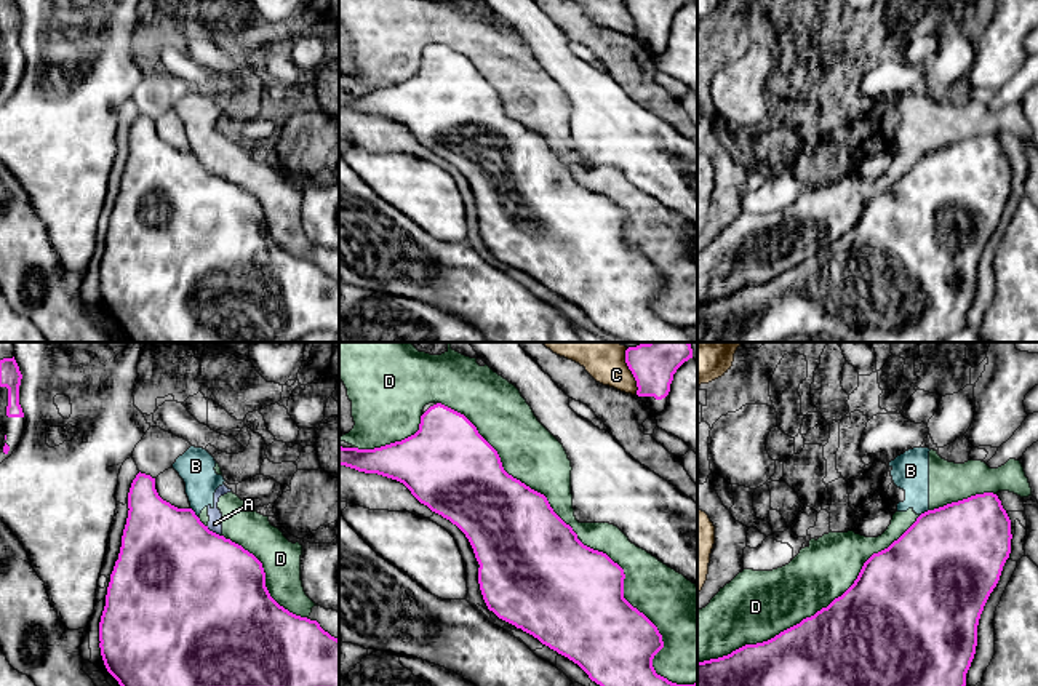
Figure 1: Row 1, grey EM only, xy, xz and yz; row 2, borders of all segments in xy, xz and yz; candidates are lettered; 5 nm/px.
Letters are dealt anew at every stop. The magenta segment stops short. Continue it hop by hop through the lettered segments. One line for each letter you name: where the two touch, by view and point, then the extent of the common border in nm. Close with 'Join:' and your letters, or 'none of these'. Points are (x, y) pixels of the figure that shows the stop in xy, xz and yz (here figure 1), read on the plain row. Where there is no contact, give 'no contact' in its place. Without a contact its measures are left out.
Join: none of these

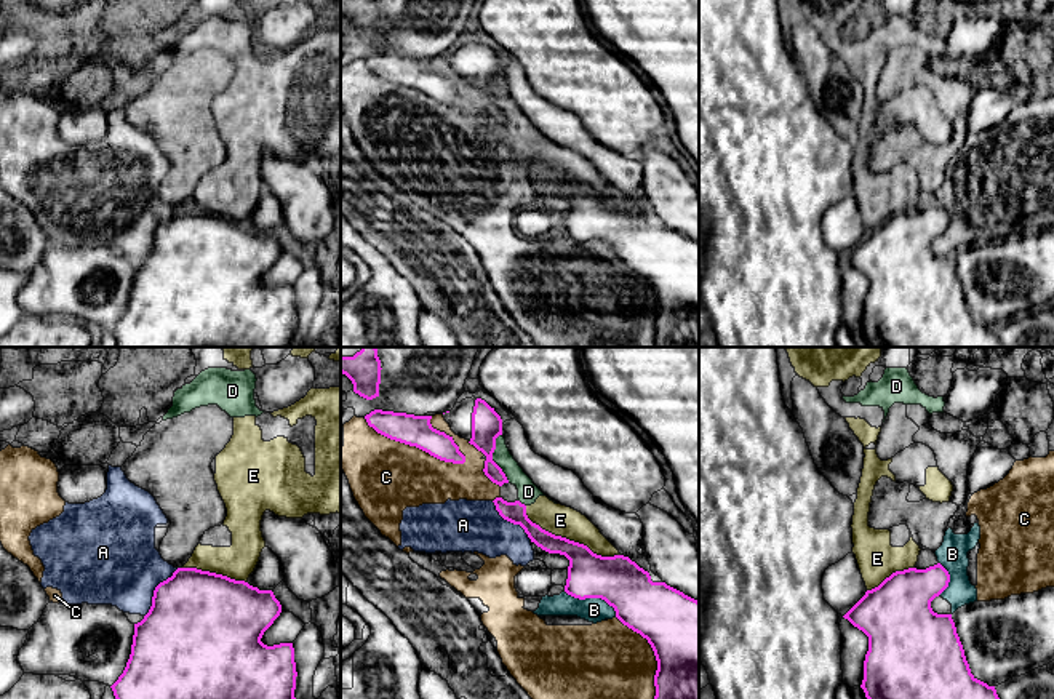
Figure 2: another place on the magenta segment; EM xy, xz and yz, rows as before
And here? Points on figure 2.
Join: none of these

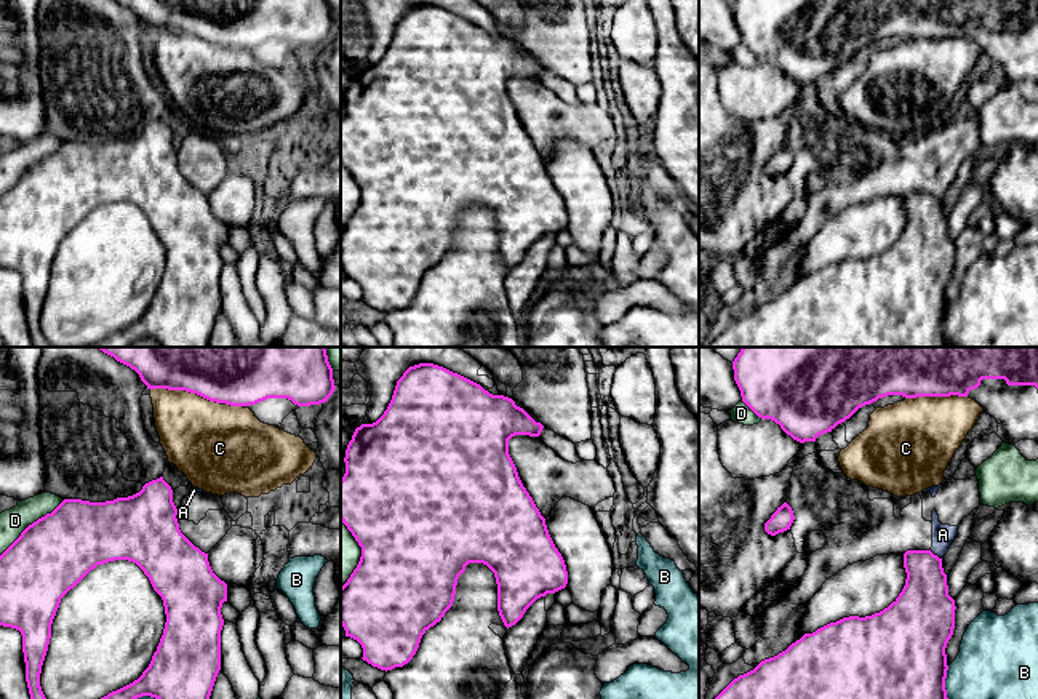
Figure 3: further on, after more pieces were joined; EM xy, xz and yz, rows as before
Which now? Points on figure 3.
Join: none of these

